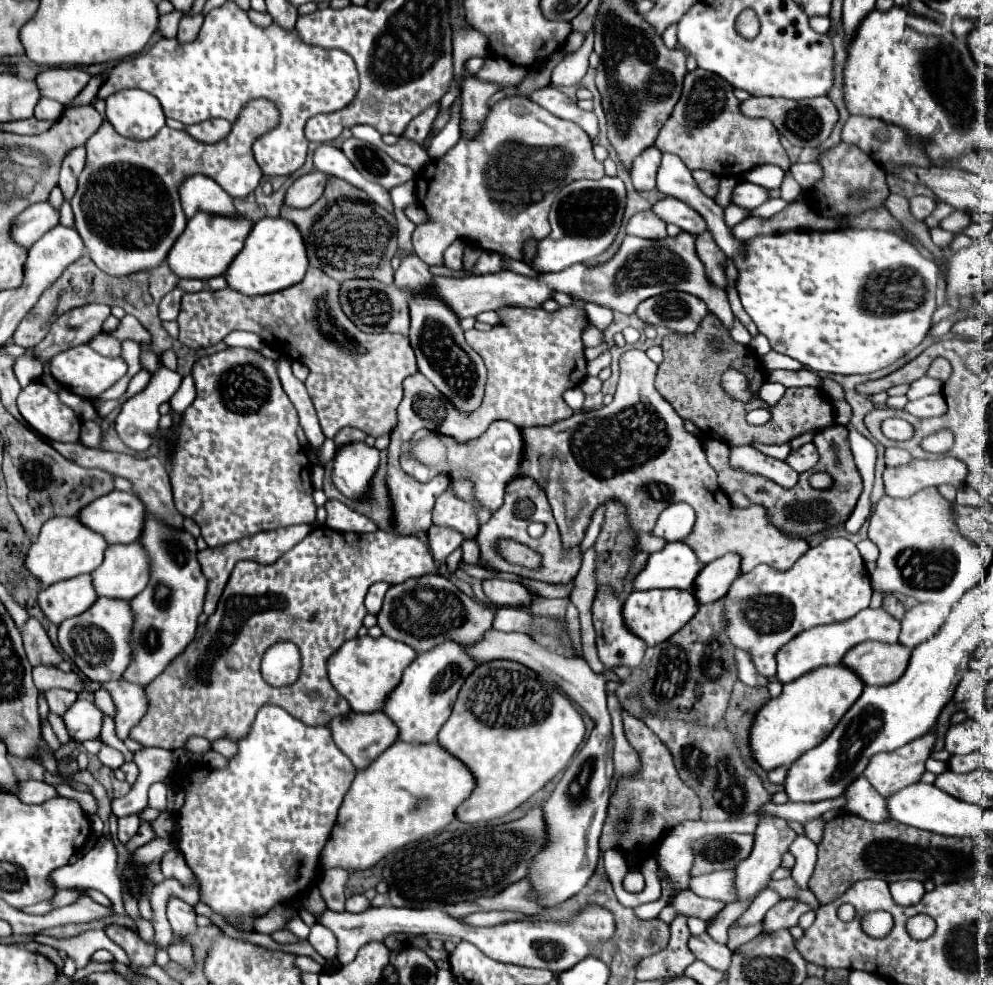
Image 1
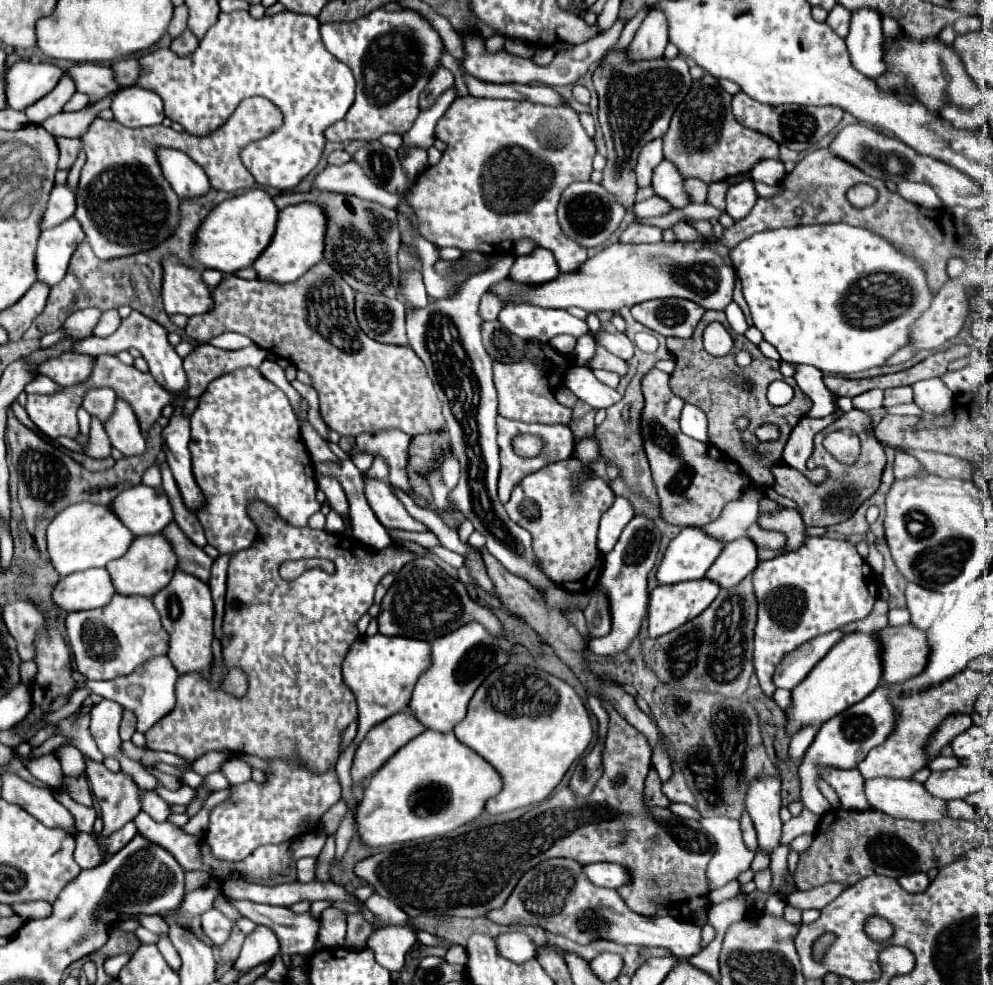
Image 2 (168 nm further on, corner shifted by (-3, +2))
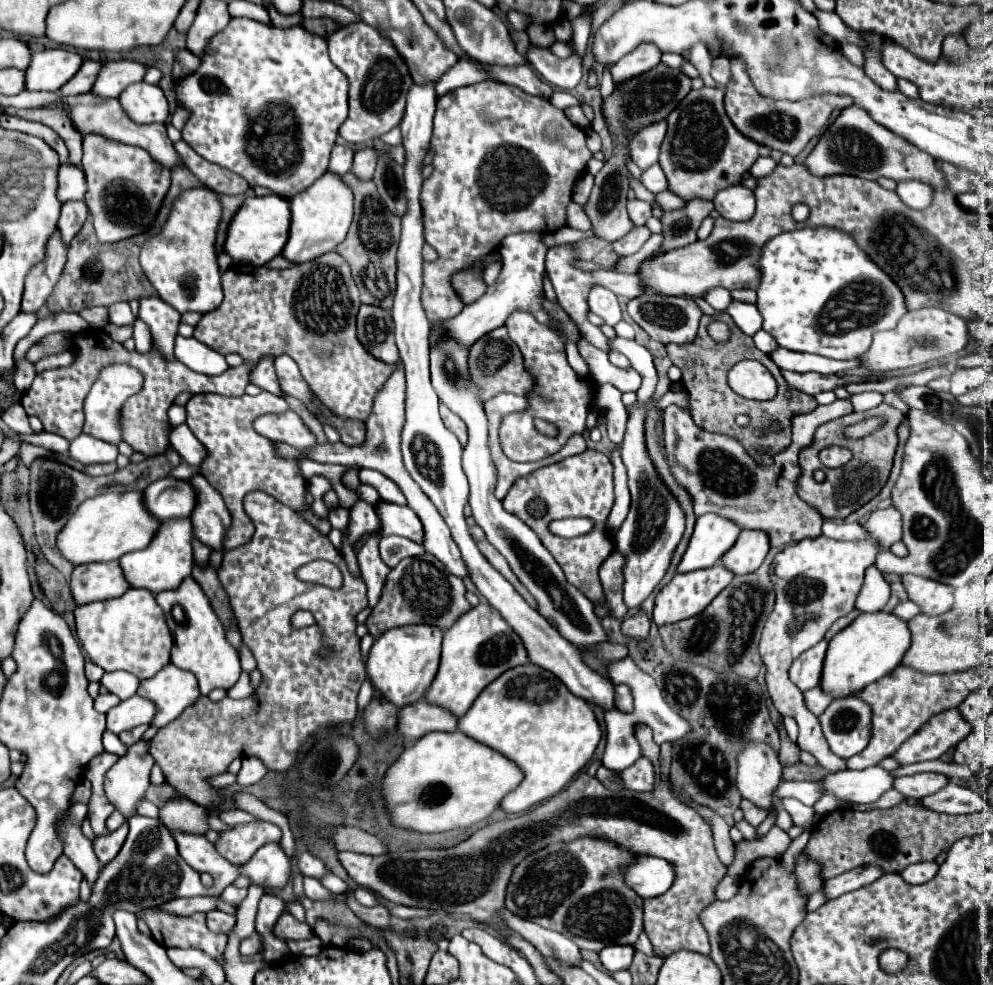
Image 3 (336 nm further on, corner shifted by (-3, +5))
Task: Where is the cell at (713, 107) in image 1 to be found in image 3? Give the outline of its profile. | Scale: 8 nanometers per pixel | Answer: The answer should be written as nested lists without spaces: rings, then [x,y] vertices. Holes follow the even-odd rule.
[[[704,86],[692,90],[666,118],[668,132],[660,150],[660,166],[668,178],[668,190],[684,200],[706,198],[712,200],[718,190],[738,184],[742,174],[760,156],[770,156],[770,148],[754,144],[734,128],[724,110],[724,90]]]

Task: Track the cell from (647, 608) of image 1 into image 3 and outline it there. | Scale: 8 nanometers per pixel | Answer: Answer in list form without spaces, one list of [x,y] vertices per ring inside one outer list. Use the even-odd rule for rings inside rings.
[[[716,564],[714,568],[706,570],[694,570],[686,574],[676,574],[658,594],[656,594],[656,606],[654,606],[654,624],[656,626],[666,626],[672,622],[680,622],[684,618],[692,618],[700,614],[730,582],[732,582],[732,572],[726,570],[722,564]]]

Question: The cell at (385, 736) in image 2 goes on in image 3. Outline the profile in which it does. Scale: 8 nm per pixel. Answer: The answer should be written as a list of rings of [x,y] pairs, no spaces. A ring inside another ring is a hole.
[[[418,700],[416,704],[410,704],[398,710],[396,732],[404,738],[418,740],[424,734],[434,730],[452,732],[456,730],[456,722],[458,720],[450,716],[450,712],[446,712],[444,708],[436,708],[424,700]]]

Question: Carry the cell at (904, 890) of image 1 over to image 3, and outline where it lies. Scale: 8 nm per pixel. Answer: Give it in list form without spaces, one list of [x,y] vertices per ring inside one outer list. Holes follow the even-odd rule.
[[[918,862],[918,864],[910,864],[910,868],[906,868],[902,872],[902,878],[908,884],[924,884],[924,882],[932,880],[936,872],[938,872],[936,862]]]

